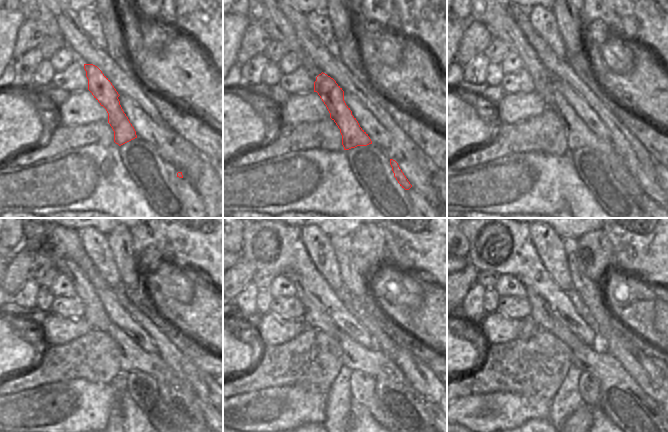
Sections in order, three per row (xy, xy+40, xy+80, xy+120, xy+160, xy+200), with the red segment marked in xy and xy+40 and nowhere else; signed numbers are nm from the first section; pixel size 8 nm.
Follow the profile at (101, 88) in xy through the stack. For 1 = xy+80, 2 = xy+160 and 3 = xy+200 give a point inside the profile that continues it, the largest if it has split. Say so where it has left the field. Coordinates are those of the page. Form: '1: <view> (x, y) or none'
1: xy+80 (577, 135)
2: xy+160 (413, 415)
3: xy+200 (621, 399)

